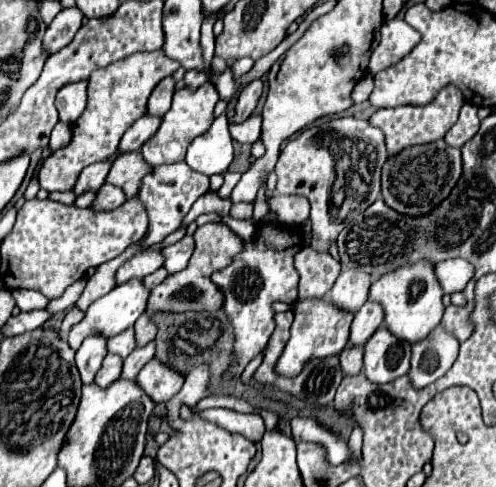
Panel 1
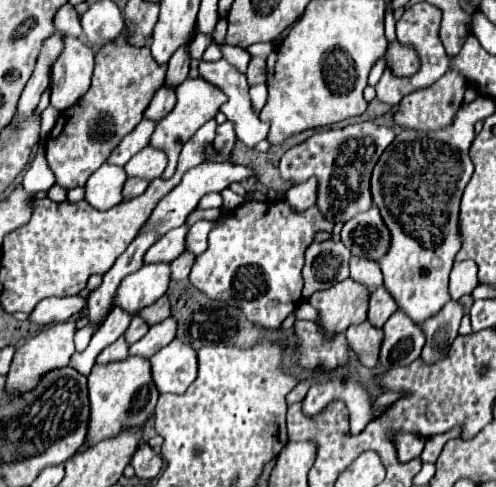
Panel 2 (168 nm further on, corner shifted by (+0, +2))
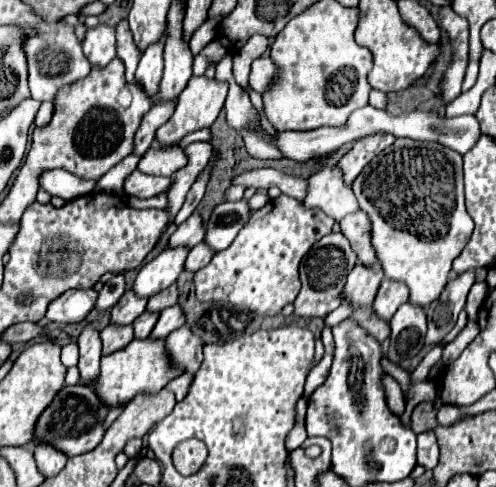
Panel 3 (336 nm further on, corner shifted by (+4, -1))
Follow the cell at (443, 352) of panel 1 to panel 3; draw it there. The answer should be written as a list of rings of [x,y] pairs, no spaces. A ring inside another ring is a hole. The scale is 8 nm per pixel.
[[[468,270],[448,282],[442,296],[426,308],[428,316],[428,334],[424,344],[434,346],[444,340],[444,336],[454,328],[460,310],[466,304],[466,294],[474,284],[474,274]]]

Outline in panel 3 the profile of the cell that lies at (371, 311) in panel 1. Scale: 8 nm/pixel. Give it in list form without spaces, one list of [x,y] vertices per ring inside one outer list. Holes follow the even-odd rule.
[[[384,278],[372,308],[382,320],[390,320],[404,302],[408,302],[408,288],[402,282],[392,282]]]

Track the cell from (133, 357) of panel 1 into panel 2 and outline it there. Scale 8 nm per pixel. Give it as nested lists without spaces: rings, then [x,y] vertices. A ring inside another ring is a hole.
[[[174,317],[160,321],[160,325],[152,325],[150,331],[140,341],[130,345],[130,355],[140,355],[150,359],[156,351],[166,347],[176,337],[176,325],[178,321]]]

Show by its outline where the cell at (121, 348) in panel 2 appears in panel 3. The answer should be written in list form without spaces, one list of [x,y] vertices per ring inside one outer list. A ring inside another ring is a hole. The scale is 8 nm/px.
[[[108,324],[100,332],[100,338],[102,338],[102,356],[106,356],[112,352],[118,352],[120,348],[126,348],[134,340],[134,334],[132,334],[132,326],[120,328],[120,326]]]

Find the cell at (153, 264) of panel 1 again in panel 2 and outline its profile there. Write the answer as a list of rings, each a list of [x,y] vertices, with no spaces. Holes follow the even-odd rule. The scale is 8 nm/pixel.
[[[182,225],[182,227],[168,231],[146,251],[144,263],[174,261],[186,249],[186,235],[188,235],[188,225]]]

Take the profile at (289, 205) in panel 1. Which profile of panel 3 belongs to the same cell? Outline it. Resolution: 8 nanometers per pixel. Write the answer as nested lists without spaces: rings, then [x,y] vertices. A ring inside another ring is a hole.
[[[324,168],[308,178],[306,196],[302,200],[306,208],[320,208],[340,224],[346,214],[358,212],[356,196],[342,184],[342,174],[336,168]]]

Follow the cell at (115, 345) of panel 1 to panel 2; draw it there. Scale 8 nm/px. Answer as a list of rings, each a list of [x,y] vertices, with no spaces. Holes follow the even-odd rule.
[[[134,315],[134,319],[132,319],[128,331],[124,333],[124,337],[126,337],[126,341],[132,345],[132,343],[136,343],[138,339],[142,339],[142,337],[148,333],[148,329],[150,329],[150,325],[148,325],[140,315]]]

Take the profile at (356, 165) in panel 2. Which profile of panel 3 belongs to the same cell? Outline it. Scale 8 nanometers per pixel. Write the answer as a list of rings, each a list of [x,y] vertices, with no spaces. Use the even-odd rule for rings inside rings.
[[[372,134],[372,136],[364,136],[360,140],[354,142],[352,150],[346,152],[338,162],[336,168],[342,170],[342,180],[346,186],[352,186],[352,182],[356,180],[356,176],[362,172],[362,168],[374,158],[378,156],[384,148],[388,148],[396,138],[392,134]]]

